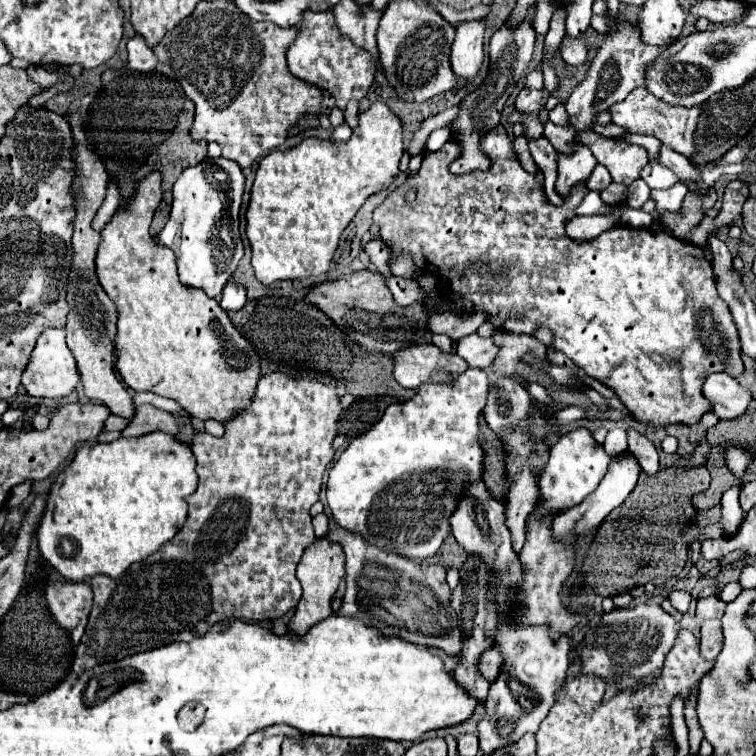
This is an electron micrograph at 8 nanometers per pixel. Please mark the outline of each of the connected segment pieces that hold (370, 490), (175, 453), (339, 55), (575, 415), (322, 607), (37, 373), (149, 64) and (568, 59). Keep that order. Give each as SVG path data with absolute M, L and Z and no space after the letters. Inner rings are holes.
M467 369L449 385L423 383L411 401L389 405L381 421L355 437L329 471L327 499L333 521L407 559L433 557L449 535L449 517L465 481L483 475L477 419L487 393L487 375Z
M155 431L135 439L119 437L109 445L81 445L47 493L47 505L35 533L41 557L67 581L83 581L99 573L117 577L129 565L143 561L175 537L187 519L187 497L195 489L197 473L193 453L185 443L173 441L167 433Z
M331 9L321 13L305 13L303 21L299 23L297 39L287 51L287 63L295 77L319 87L321 91L327 91L335 99L337 109L345 109L351 99L361 101L371 89L377 71L377 59L365 53L365 49L357 49L353 41L341 35L341 31L337 31L337 23Z
M576 406L566 407L555 412L555 419L561 424L568 424L585 417L585 411Z
M327 537L315 541L303 555L301 563L297 565L297 579L303 587L303 597L297 605L297 611L293 615L293 619L289 621L289 631L295 633L295 635L301 635L301 633L307 633L317 621L323 621L325 617L331 615L331 599L341 583L345 575L345 555L343 555L343 549L339 545L331 545L327 541Z
M47 329L39 339L27 363L27 369L21 377L23 387L33 397L65 397L79 383L79 371L75 365L75 357L71 355L65 343L65 329Z
M135 35L133 39L129 39L127 43L127 53L129 53L129 63L127 67L131 71L139 71L139 73L147 73L147 71L153 71L155 65L157 65L157 57L155 53L151 51L151 47L147 47L147 43Z
M563 39L559 51L561 51L561 59L572 66L584 64L589 55L589 47L581 39Z

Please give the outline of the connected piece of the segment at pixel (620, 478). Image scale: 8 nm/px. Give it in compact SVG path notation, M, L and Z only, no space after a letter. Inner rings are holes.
M623 451L623 453L615 455L615 457L611 457L609 469L607 469L605 477L601 479L597 491L593 491L581 505L565 511L563 515L559 515L559 517L553 521L553 531L557 533L555 537L561 539L561 537L565 537L565 533L571 533L571 531L575 531L579 537L587 537L587 533L589 533L591 527L597 527L615 507L619 507L619 505L625 503L625 499L629 497L629 493L633 491L633 487L635 487L635 483L637 483L639 473L641 473L641 467L639 467L639 463L637 463L637 459L635 459L633 453Z

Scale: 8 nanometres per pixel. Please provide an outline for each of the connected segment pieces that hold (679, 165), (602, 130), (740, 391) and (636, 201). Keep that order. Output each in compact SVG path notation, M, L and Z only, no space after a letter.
M661 143L659 149L659 161L661 161L663 165L667 165L681 181L685 181L685 179L697 181L699 175L701 175L701 171L699 171L697 167L693 167L687 157L683 157L683 155L679 155L679 153L675 153L675 151L671 151L671 149L663 143Z
M607 123L607 125L595 124L591 129L595 133L611 139L622 139L629 133L627 129L621 129L621 127L615 125L615 123Z
M713 373L705 379L703 395L713 403L713 413L719 419L735 419L747 413L753 393L741 387L727 373Z
M641 179L635 180L627 189L627 204L631 208L640 209L642 205L649 200L651 189Z

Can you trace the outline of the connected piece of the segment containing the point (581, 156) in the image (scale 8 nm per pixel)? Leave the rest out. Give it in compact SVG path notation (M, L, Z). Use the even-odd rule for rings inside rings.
M577 145L573 155L559 155L559 177L555 181L555 191L559 197L567 197L573 185L585 185L595 169L597 159L585 145Z

